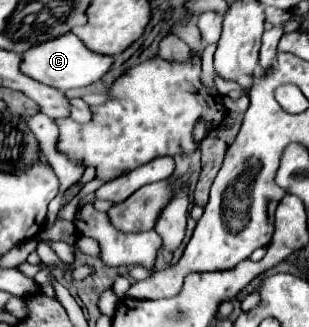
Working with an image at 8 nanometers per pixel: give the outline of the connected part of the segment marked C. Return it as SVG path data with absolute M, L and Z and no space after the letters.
M66 32L64 36L58 36L56 40L48 40L44 44L38 44L36 48L30 48L28 52L24 52L22 62L20 62L20 72L24 72L24 76L28 76L32 80L50 84L52 88L70 90L70 88L82 88L82 86L88 86L88 84L100 80L108 72L110 64L112 64L110 56L90 52L88 48L84 48L84 44L72 32Z

